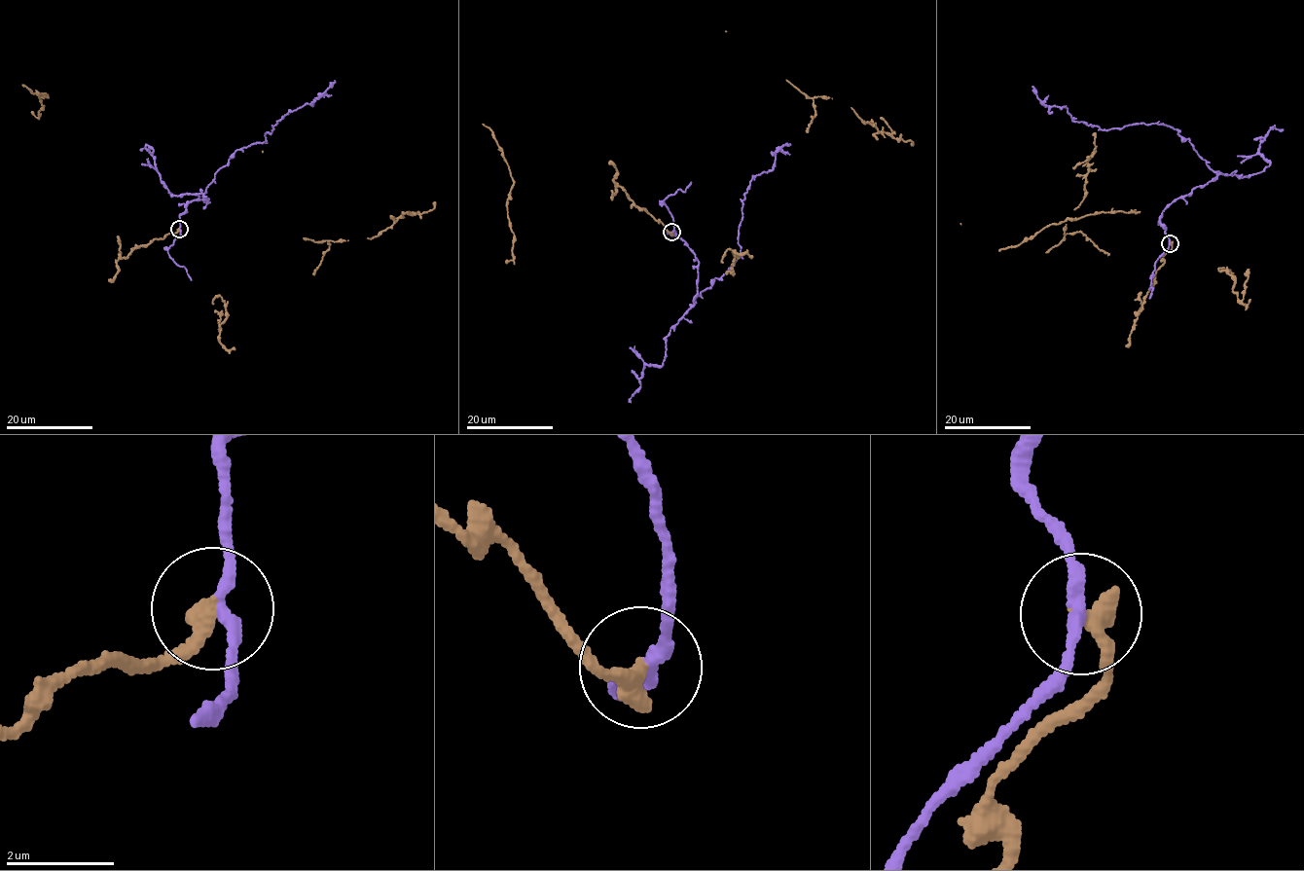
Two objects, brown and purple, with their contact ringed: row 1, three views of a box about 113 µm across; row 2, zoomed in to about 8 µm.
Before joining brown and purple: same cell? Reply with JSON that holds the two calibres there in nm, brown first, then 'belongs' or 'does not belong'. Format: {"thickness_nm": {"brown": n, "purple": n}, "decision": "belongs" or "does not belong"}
{"thickness_nm": {"brown": 400, "purple": 200}, "decision": "does not belong"}

